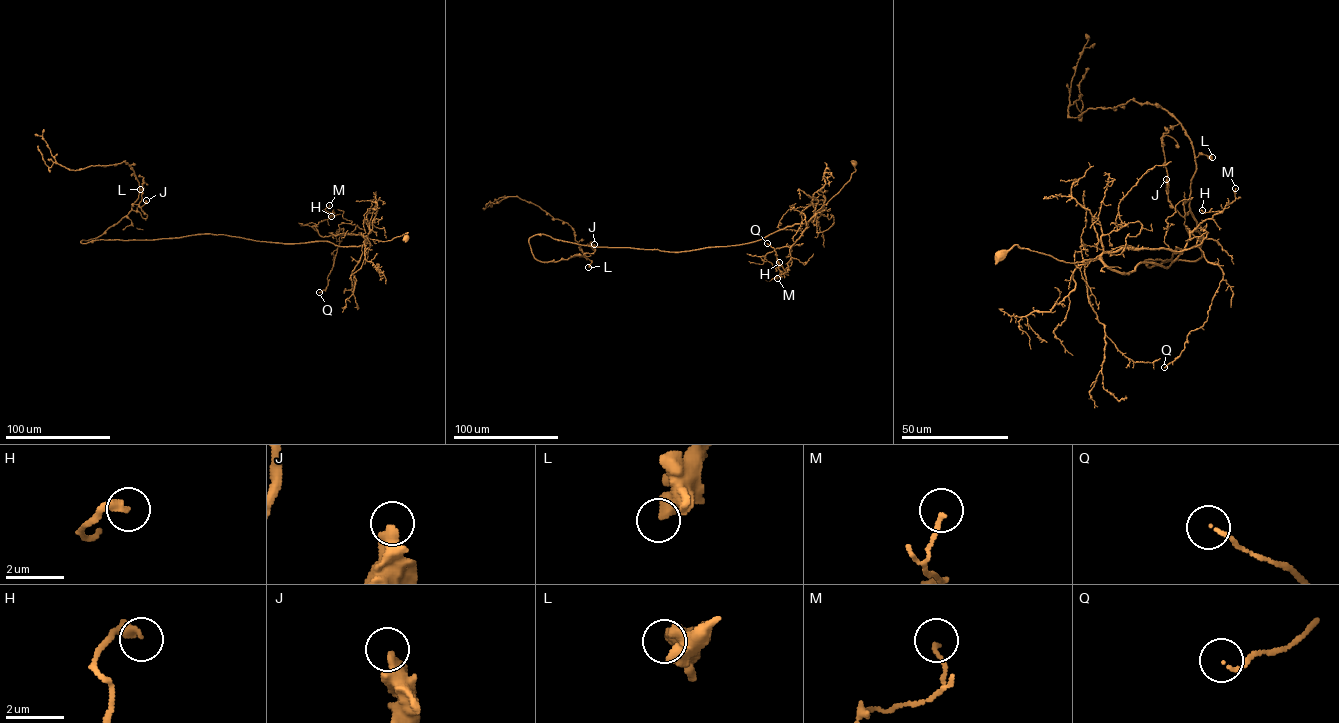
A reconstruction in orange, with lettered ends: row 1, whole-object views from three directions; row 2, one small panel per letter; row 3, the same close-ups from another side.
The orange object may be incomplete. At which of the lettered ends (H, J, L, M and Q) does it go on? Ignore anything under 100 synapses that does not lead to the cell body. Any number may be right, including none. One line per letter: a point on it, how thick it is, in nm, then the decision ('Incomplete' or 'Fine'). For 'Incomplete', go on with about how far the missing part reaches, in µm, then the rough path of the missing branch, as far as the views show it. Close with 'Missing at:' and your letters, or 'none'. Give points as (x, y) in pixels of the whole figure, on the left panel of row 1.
H: Place: (331, 216). Thickness 320 nm. Fine
J: Place: (146, 200). Thickness 440 nm. Fine
L: Place: (140, 189). Thickness 500 nm. Fine
M: Place: (329, 205). Thickness 140 nm. Fine
Q: Place: (319, 292). Thickness 100 nm. Fine
Missing at: none

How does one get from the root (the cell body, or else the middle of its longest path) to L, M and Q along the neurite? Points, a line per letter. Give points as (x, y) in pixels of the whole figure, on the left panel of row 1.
L: (406, 237), (368, 238), (358, 246), (211, 234), (81, 242), (125, 217), (140, 189)
M: (406, 237), (407, 232), (384, 241), (360, 234), (321, 236), (316, 226), (334, 215), (325, 210), (329, 205)
Q: (406, 237), (407, 232), (381, 241), (360, 234), (342, 233), (328, 276), (328, 285), (319, 292)

